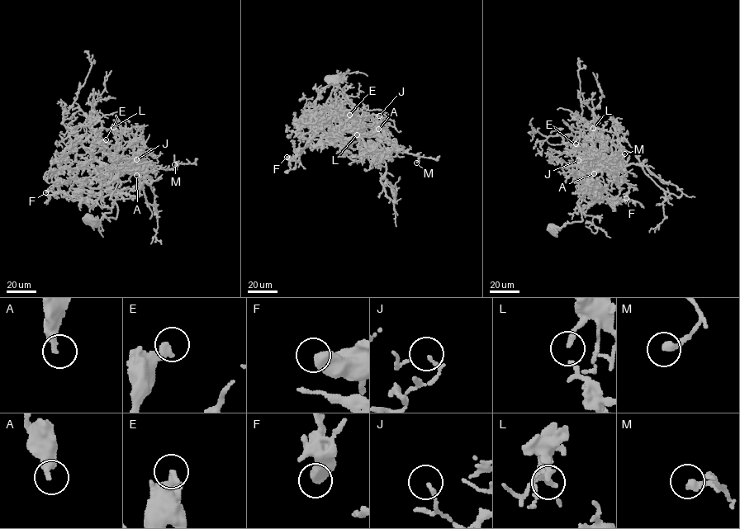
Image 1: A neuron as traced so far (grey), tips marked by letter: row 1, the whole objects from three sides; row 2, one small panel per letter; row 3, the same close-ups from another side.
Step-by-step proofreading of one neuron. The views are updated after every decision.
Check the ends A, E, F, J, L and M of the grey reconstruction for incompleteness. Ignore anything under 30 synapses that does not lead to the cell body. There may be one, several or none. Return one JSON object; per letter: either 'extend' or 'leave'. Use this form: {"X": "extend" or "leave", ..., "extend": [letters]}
{"A": "leave", "E": "leave", "F": "leave", "J": "leave", "L": "leave", "M": "leave", "extend": []}

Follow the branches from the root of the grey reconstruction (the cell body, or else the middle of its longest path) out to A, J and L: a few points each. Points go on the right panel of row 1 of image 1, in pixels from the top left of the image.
A: (551, 230), (565, 224), (582, 219), (577, 202), (581, 201), (590, 178), (587, 163), (592, 166), (594, 173)
J: (551, 230), (582, 219), (577, 202), (585, 192), (590, 168), (586, 162), (578, 160)
L: (551, 230), (582, 219), (577, 202), (581, 201), (587, 181), (606, 166), (611, 143), (600, 129), (593, 128)

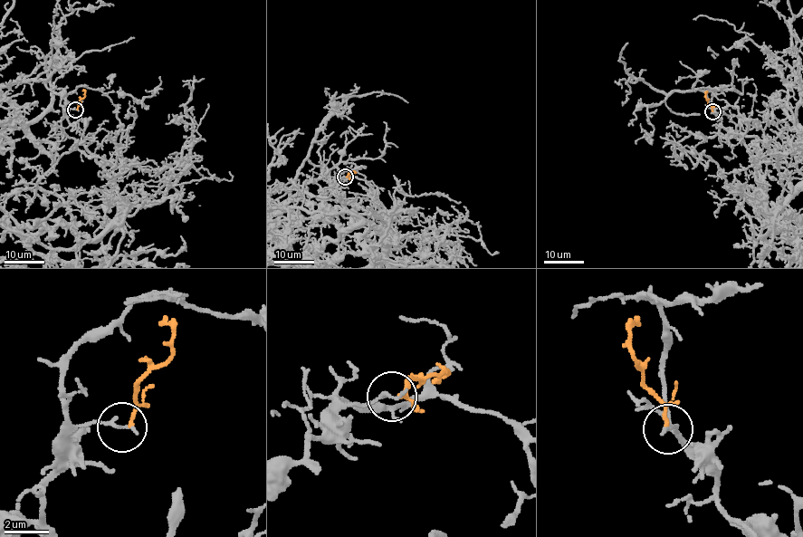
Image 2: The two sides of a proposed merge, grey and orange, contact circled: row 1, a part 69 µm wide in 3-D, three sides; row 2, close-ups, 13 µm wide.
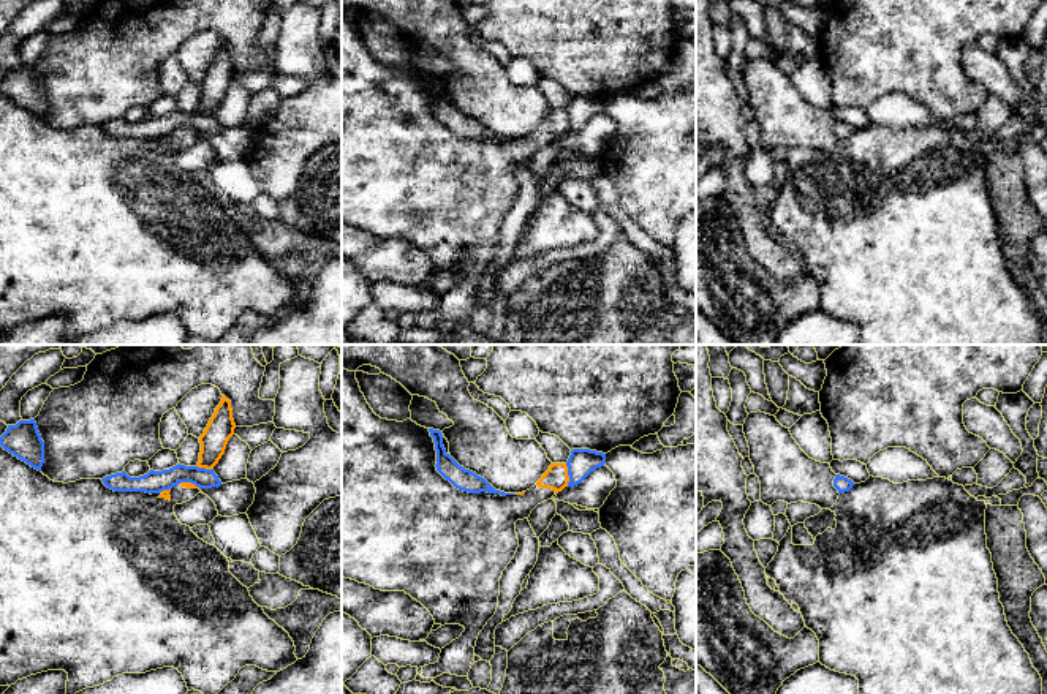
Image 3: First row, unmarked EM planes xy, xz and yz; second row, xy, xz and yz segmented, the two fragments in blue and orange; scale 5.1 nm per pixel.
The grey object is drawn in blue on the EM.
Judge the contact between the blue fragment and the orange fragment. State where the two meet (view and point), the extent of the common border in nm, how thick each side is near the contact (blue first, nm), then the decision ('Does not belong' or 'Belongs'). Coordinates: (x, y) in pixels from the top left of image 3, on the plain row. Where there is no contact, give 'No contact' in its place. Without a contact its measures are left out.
Touches blue at xz (568, 120). Shared border 120 nm. Thickness 140 nm (blue) against 120 nm. Does not belong

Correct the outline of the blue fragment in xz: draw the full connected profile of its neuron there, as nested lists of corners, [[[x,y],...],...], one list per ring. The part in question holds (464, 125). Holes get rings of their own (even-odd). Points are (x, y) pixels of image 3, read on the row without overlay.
[[[429,74],[430,82],[435,89],[437,96],[437,117],[449,126],[455,134],[468,138],[468,139],[500,139],[501,142],[514,141],[495,136],[484,123],[476,119],[465,115],[460,112],[444,95],[443,81],[440,76]]]

